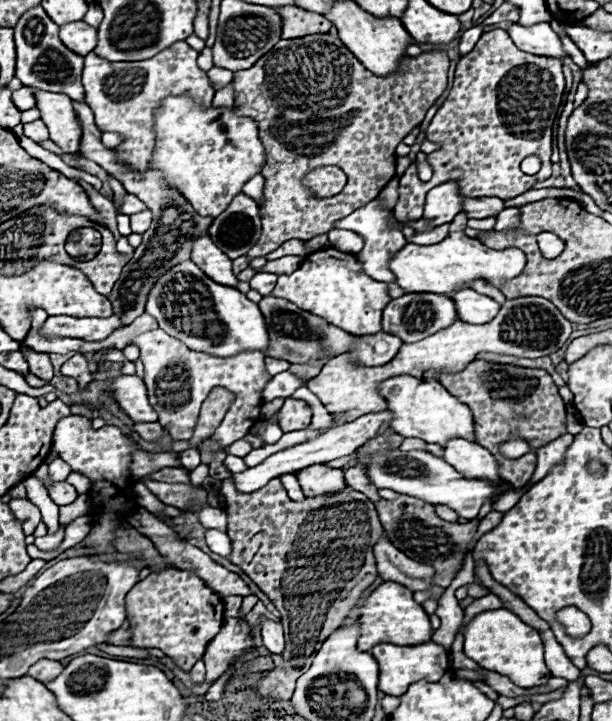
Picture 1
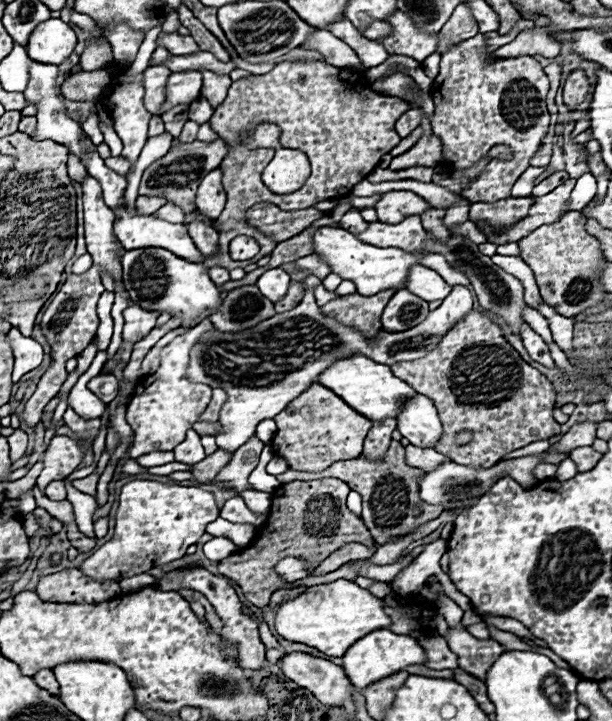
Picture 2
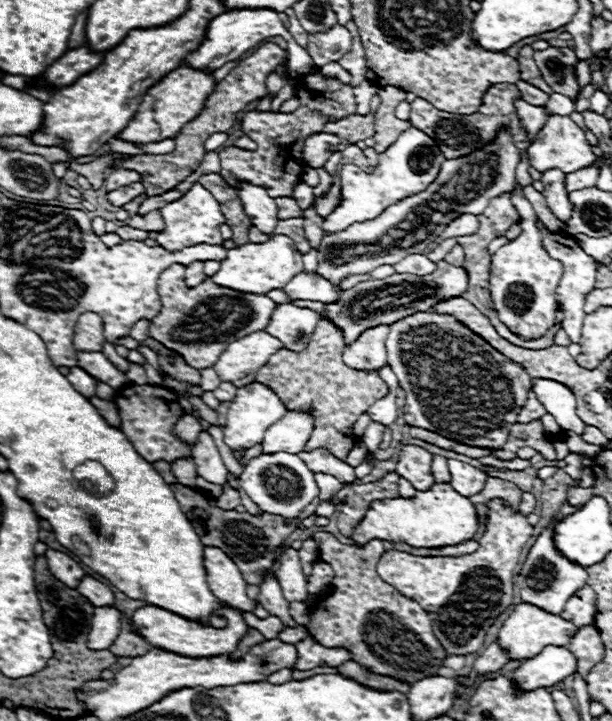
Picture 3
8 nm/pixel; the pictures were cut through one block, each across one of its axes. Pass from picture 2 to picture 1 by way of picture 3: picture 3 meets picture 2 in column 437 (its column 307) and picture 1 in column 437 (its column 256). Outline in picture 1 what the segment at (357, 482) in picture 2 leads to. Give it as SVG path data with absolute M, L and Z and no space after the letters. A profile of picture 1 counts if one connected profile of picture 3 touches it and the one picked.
M398 496L396 500L380 500L380 502L376 502L376 510L378 510L380 522L384 526L386 538L398 550L402 550L408 558L434 566L436 584L442 580L440 586L448 588L452 578L456 576L456 572L462 566L466 548L472 544L472 540L476 536L476 526L474 526L476 522L474 520L470 520L468 524L446 522L436 516L434 506L430 506L418 498L410 498L410 496Z

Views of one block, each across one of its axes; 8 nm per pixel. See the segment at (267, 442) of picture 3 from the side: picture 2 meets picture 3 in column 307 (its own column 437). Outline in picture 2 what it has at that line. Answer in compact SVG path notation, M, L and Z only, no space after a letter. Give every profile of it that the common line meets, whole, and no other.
M416 394L416 398L408 400L404 412L398 414L398 430L410 444L420 448L434 448L434 444L442 438L442 424L438 412L430 398Z

